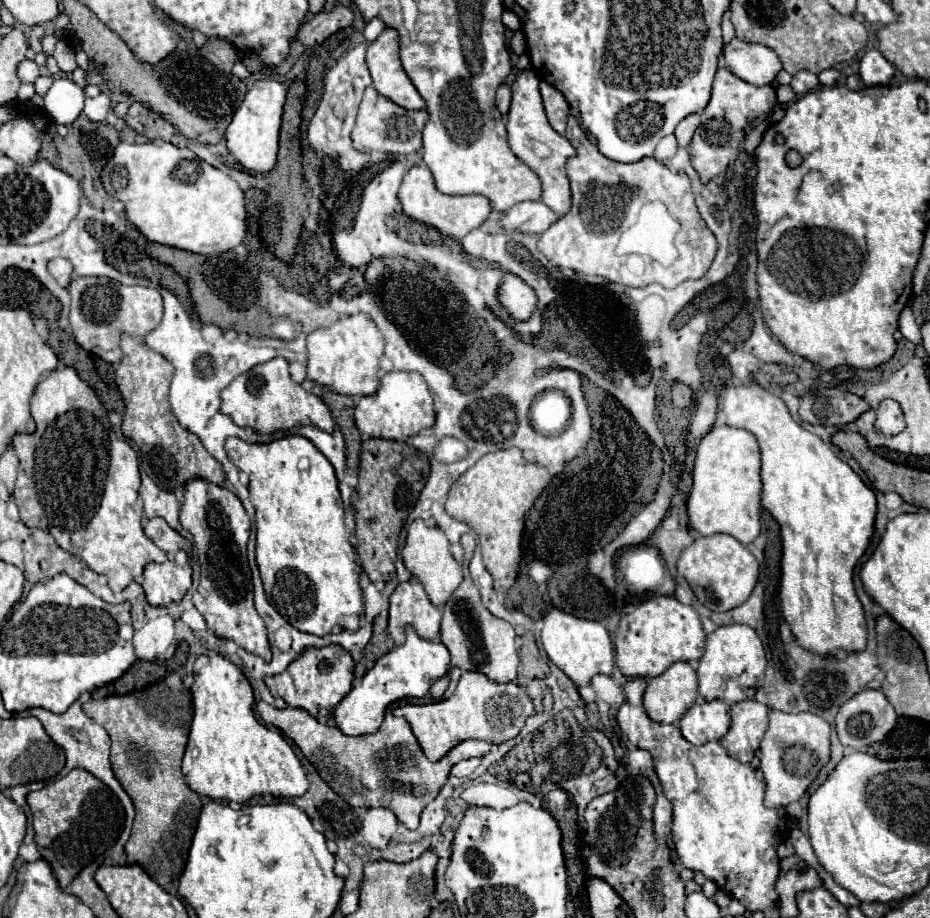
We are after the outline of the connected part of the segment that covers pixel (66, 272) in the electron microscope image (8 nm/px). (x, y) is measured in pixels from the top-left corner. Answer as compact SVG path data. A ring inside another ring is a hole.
M55 258L55 260L49 262L49 270L51 270L51 274L55 276L55 280L57 280L63 288L69 286L71 274L73 274L73 266L71 266L69 260L65 260L65 258Z

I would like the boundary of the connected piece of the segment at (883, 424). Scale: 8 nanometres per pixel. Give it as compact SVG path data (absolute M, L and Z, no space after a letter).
M883 400L877 408L877 430L881 430L887 436L893 436L905 428L903 414L897 402Z

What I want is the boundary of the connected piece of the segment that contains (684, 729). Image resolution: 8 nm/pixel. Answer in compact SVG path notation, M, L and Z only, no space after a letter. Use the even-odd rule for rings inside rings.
M721 700L697 702L679 720L681 734L695 746L721 740L729 730L729 706Z

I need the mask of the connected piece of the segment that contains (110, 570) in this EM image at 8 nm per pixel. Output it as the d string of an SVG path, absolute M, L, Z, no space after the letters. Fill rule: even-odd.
M59 366L37 384L31 398L31 416L37 424L35 434L17 434L11 442L19 458L19 476L13 496L23 524L29 528L47 530L63 550L81 558L97 574L107 576L113 592L127 588L137 576L143 574L143 568L149 562L167 560L165 552L143 534L143 506L137 494L141 484L137 454L125 440L115 436L107 410L95 396L93 388L83 382L73 368Z

